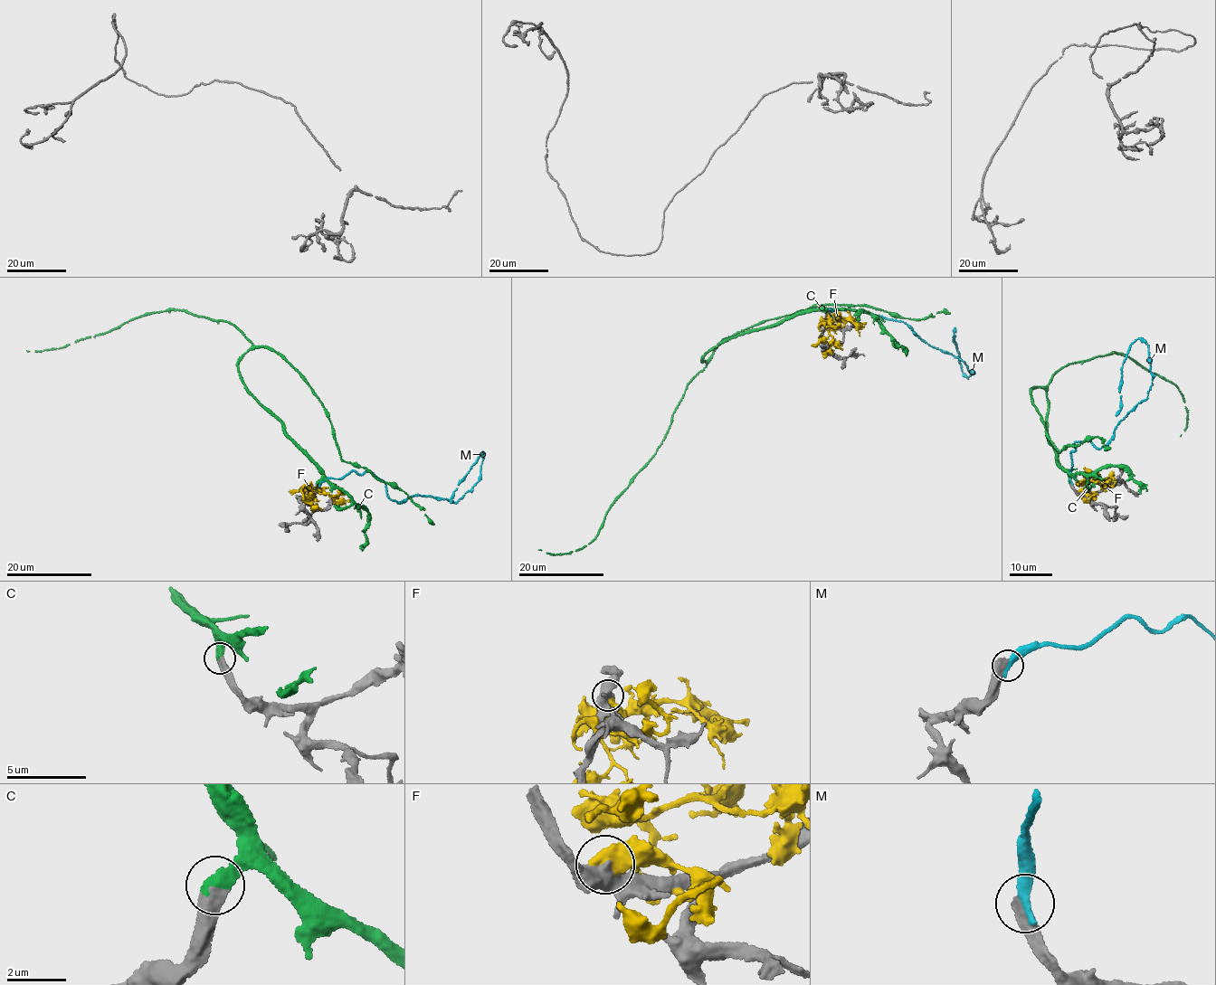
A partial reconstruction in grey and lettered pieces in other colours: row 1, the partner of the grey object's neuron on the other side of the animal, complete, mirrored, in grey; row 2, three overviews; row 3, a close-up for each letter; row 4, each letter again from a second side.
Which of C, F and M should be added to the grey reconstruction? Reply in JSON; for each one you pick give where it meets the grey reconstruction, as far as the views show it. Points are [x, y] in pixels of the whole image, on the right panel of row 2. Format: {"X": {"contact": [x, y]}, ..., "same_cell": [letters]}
{"C": {"contact": [1069, 480]}, "same_cell": ["C"]}

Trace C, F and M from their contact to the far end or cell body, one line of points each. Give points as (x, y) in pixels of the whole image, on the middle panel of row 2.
C: (827, 309), (747, 330), (706, 354), (662, 443), (611, 506), (597, 535), (567, 553), (538, 549)
F: (828, 317), (832, 326), (821, 324), (818, 327), (843, 317), (860, 325), (866, 322)
M: (830, 308), (863, 311), (907, 324), (929, 345), (964, 361), (973, 372), (968, 378), (954, 338), (955, 327)

